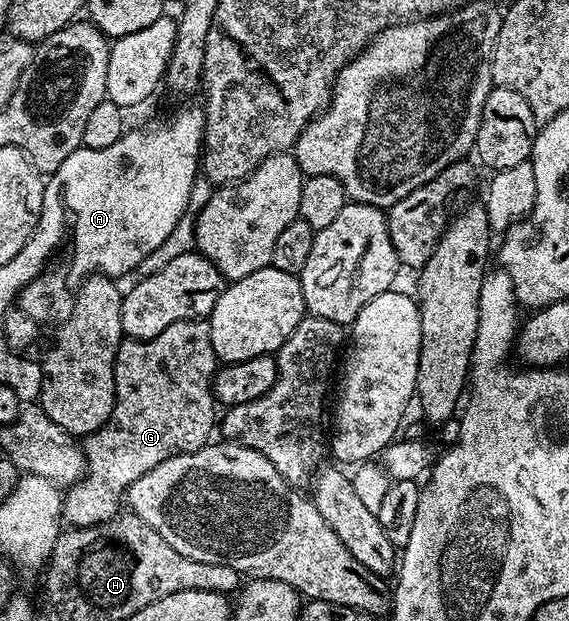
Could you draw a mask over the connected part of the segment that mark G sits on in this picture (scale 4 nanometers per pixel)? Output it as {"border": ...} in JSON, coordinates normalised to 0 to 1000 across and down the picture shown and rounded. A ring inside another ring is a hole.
{"border":[[[362,512],[320,514],[267,546],[218,544],[209,554],[202,576],[199,665],[192,678],[178,684],[178,691],[144,709],[153,767],[116,786],[111,797],[109,834],[127,850],[162,849],[165,842],[200,836],[211,828],[223,784],[234,781],[241,768],[255,768],[262,755],[283,749],[283,742],[297,736],[353,723],[373,705],[371,692],[381,688],[381,644],[374,628],[381,580],[374,568],[374,549],[367,543],[369,528],[371,522]]]}

